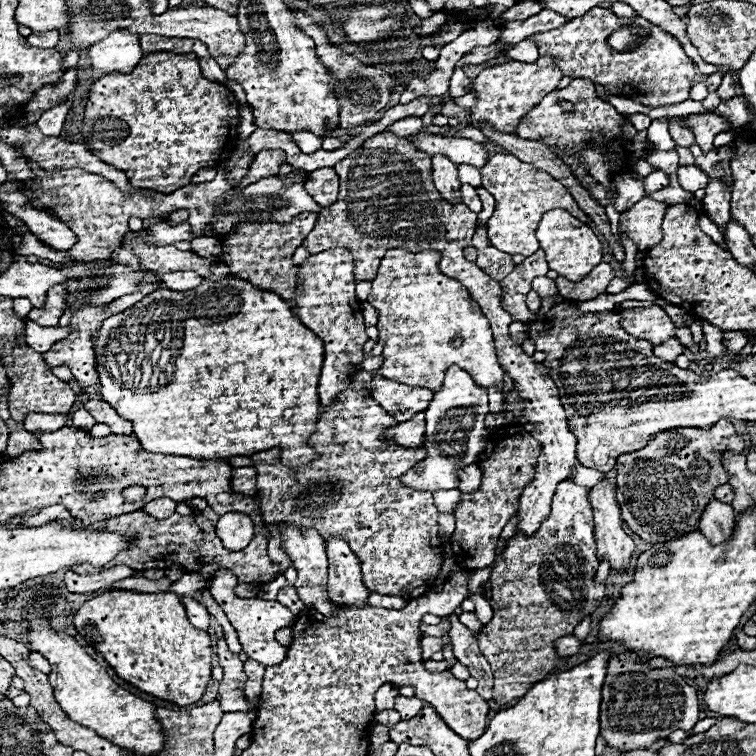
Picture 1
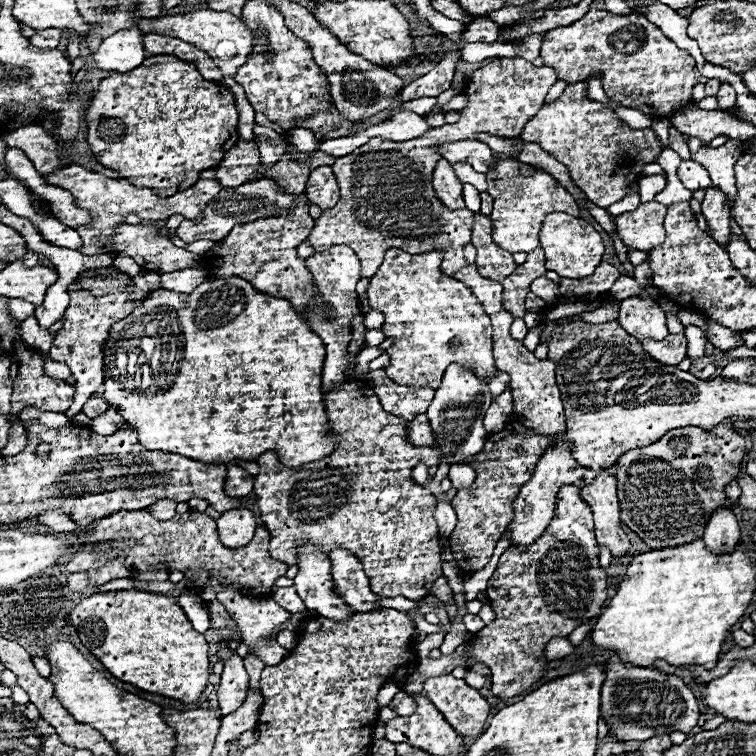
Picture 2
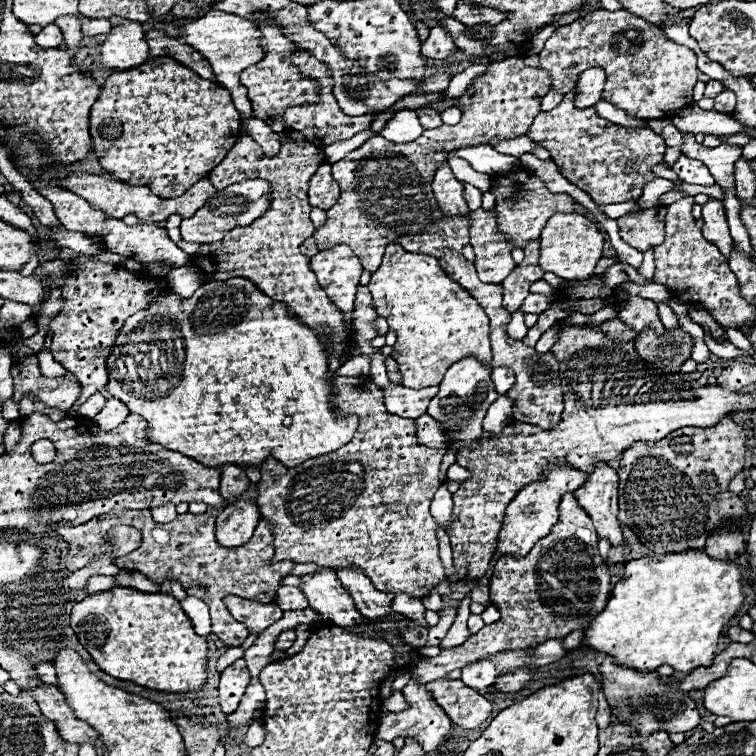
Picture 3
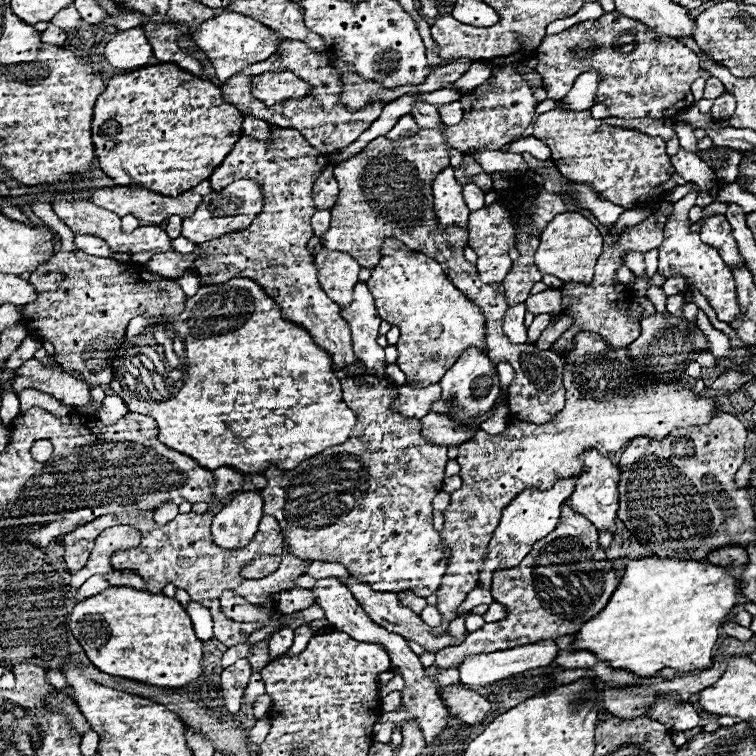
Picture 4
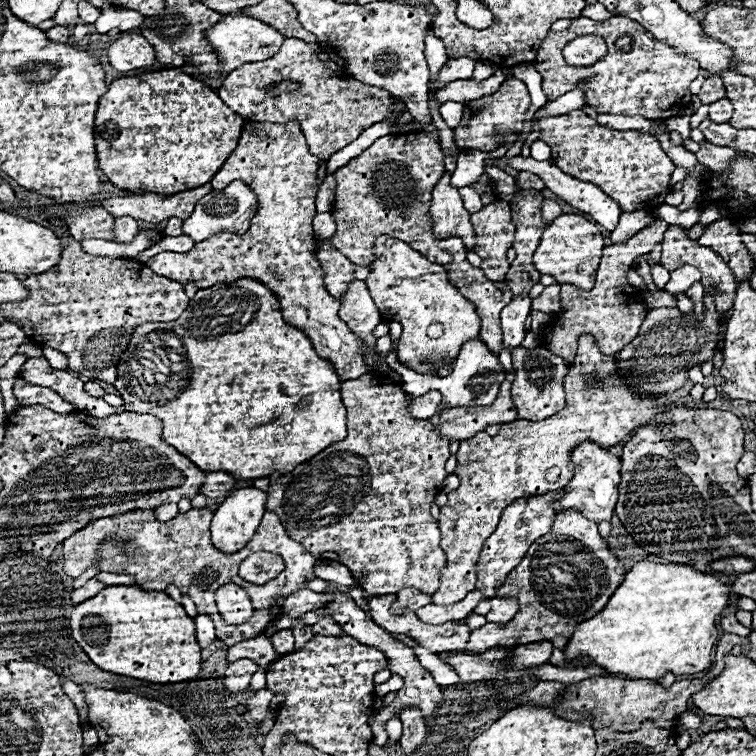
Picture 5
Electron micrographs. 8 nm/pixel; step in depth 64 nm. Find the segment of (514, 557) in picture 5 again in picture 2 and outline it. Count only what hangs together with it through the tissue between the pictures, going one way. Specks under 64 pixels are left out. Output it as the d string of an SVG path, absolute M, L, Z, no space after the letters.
M560 440L556 446L552 446L540 458L532 480L528 484L524 484L524 488L520 488L520 494L514 500L512 522L508 524L508 536L510 536L512 546L528 548L544 532L544 528L548 528L548 524L552 522L552 516L554 516L554 508L556 508L556 494L560 492L562 486L586 486L594 480L596 472L576 464L570 450L572 450L572 446L568 440Z

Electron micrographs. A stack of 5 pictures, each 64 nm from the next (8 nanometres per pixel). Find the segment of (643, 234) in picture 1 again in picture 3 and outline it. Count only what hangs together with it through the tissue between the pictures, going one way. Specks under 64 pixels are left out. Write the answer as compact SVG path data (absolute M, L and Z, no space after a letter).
M654 206L632 216L626 214L618 220L620 236L626 244L640 252L652 250L664 242L664 218L664 206Z

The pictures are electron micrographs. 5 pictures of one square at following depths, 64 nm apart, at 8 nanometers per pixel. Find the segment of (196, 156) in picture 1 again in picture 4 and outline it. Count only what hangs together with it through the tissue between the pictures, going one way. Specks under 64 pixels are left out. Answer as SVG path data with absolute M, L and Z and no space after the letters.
M158 64L110 78L106 92L94 106L92 140L102 172L110 176L116 186L148 188L162 196L178 196L208 180L224 162L242 134L242 120L244 116L220 96L218 86L200 80L176 64Z

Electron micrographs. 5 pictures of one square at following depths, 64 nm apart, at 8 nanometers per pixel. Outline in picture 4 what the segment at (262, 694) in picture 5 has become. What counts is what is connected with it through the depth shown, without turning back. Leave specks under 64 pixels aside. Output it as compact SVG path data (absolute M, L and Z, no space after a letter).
M262 694L262 696L254 702L254 706L252 706L256 720L258 720L258 718L264 718L264 716L266 716L266 712L270 710L270 706L272 706L272 698L270 698L268 694Z

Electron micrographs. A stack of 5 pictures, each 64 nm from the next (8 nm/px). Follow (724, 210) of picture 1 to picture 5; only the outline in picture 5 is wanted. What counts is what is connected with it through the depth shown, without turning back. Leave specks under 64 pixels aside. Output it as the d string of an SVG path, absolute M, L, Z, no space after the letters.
M716 220L706 228L704 236L698 242L706 248L712 248L728 264L728 268L736 276L736 282L744 282L750 280L754 272L754 260L746 250L742 238L738 236L740 230L736 224L732 224L730 220Z

